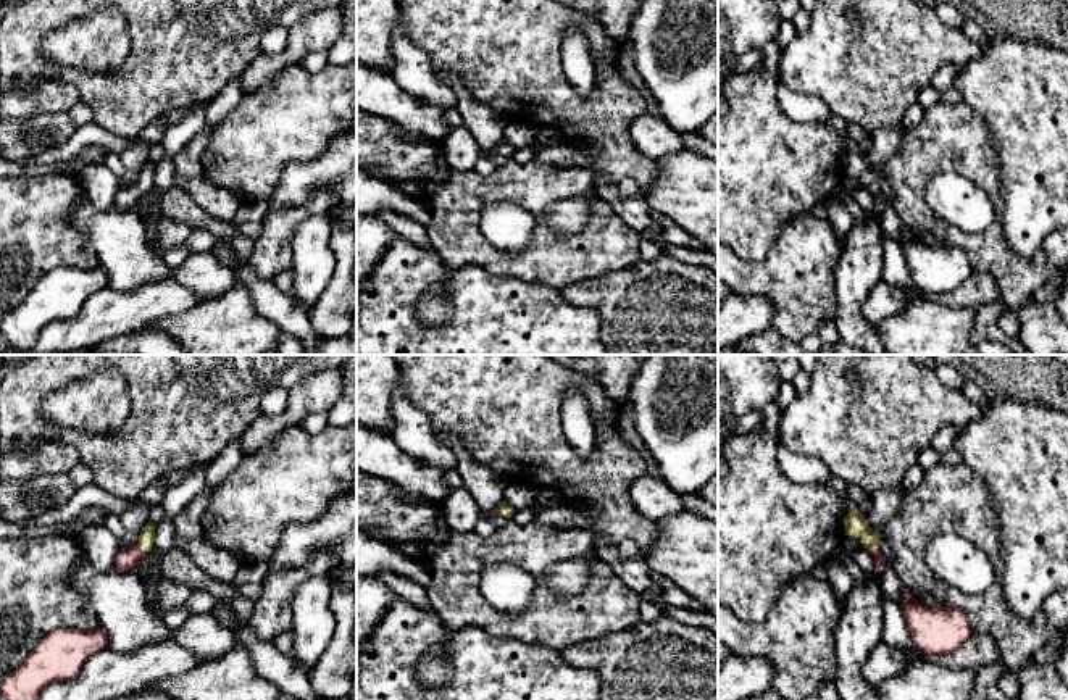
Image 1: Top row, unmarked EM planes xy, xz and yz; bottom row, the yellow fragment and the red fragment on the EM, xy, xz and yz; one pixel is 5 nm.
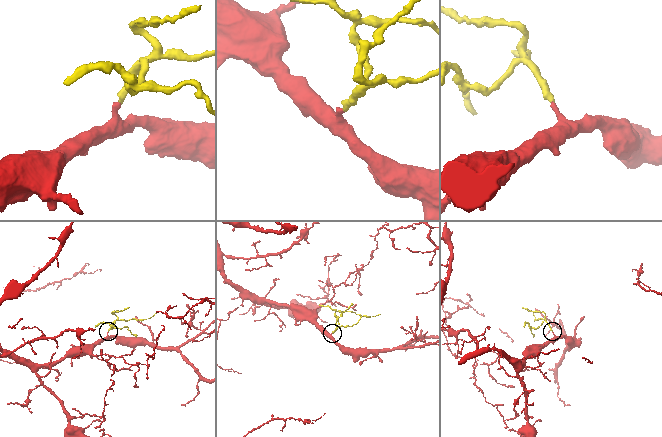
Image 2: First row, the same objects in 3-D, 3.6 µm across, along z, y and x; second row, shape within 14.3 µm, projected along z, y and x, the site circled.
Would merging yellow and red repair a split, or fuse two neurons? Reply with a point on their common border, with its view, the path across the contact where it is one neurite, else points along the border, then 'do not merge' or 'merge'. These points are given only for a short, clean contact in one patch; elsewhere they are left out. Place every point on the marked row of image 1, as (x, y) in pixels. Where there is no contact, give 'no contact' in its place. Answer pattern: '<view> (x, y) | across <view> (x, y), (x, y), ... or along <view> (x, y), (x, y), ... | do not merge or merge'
xy (142, 549) | across xy (146, 537), (142, 549), (129, 557) | merge

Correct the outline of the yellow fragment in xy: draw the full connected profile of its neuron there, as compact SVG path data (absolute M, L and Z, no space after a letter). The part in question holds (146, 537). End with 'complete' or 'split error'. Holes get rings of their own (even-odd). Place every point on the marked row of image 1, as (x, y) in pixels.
M148 521L139 534L139 544L121 548L115 561L119 571L131 571L142 563L144 555L153 548L155 529L156 524Z | split error

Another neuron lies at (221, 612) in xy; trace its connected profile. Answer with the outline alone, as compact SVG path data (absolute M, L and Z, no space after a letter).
M218 605L211 615L226 627L229 627L232 632L239 629L239 623L232 616L231 610L226 605Z

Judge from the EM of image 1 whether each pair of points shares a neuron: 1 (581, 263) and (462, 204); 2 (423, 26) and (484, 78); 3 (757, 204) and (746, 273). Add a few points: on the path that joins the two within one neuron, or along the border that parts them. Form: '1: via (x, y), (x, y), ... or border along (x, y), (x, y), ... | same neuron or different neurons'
1: via (546, 263), (497, 263), (471, 239) | same neuron
2: via (438, 31), (470, 63) | same neuron
3: border along (778, 237), (762, 258), (742, 260), (734, 254) | different neurons

